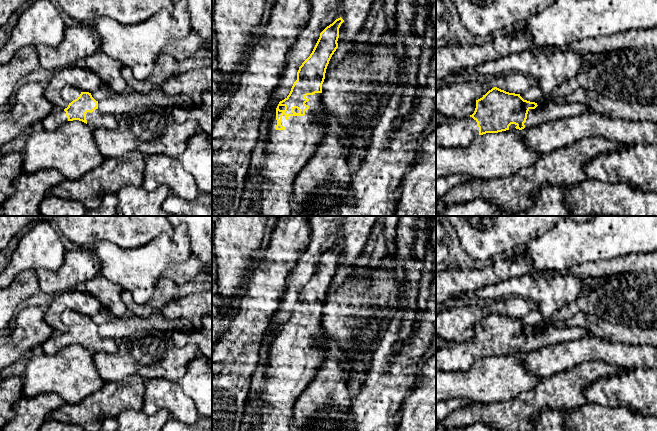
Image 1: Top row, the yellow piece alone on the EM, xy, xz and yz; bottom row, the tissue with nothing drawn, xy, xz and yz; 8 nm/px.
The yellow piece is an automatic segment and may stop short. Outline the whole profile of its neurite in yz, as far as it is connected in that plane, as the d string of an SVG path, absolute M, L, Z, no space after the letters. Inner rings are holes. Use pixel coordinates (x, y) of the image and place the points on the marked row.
M494 87L476 100L476 108L472 115L463 119L452 118L448 122L436 125L436 147L467 147L479 135L498 133L514 127L519 130L532 128L548 121L577 116L586 111L590 111L587 104L566 102L537 104L524 100L520 94Z

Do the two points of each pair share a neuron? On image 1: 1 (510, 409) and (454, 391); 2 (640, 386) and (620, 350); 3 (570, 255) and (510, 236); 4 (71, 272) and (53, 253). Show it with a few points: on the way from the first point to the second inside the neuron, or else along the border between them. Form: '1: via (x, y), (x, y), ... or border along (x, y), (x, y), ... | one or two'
1: border along (515, 397), (488, 404), (474, 403) | two
2: border along (646, 367), (628, 369) | two
3: border along (548, 230), (531, 239), (519, 249) | two
4: border along (66, 251), (63, 263), (55, 270), (47, 270) | two

